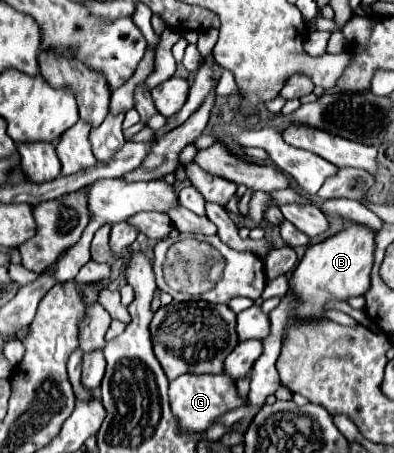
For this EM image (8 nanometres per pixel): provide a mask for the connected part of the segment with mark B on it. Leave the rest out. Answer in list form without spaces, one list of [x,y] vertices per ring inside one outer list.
[[[347,221],[345,227],[327,237],[323,243],[307,247],[303,259],[293,271],[289,279],[291,291],[299,297],[299,307],[295,317],[311,319],[323,315],[323,307],[331,299],[345,301],[353,295],[363,295],[369,289],[369,273],[373,267],[373,253],[375,253],[375,233],[371,229],[363,229],[363,225],[355,225]]]

